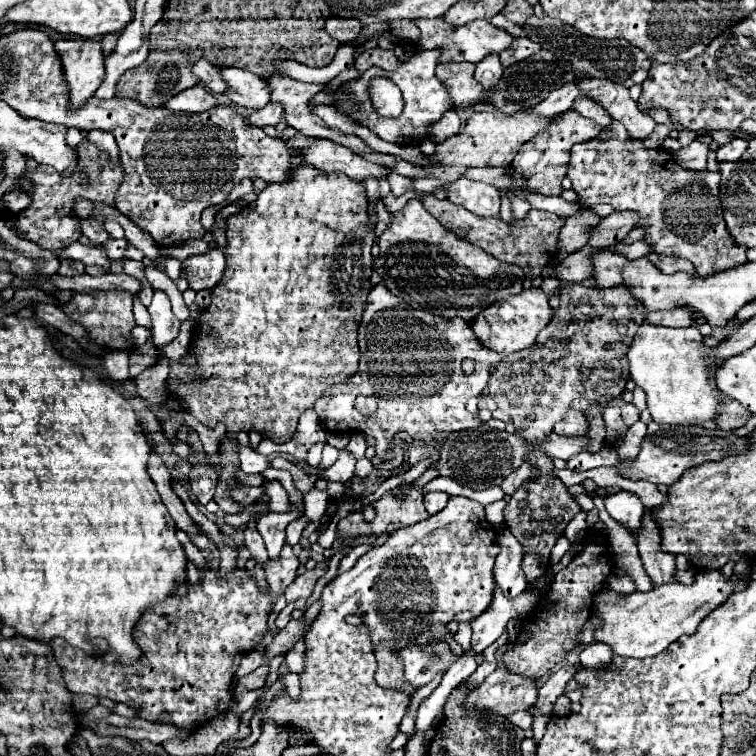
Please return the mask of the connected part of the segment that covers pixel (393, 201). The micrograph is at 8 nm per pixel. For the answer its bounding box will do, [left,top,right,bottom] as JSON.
[383,191,413,213]

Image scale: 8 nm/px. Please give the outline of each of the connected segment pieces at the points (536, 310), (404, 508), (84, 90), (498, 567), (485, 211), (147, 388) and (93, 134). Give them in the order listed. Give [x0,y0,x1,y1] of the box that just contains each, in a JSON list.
[[471,287,553,355],[361,487,429,535],[55,39,105,111],[495,529,527,599],[447,177,499,217],[137,357,169,403],[85,131,119,166]]

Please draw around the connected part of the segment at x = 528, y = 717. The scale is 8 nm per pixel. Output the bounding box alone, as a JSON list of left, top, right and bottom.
[507,711,533,730]

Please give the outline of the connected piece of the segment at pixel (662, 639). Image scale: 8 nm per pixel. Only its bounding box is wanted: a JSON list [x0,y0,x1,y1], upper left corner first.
[593,571,733,657]

